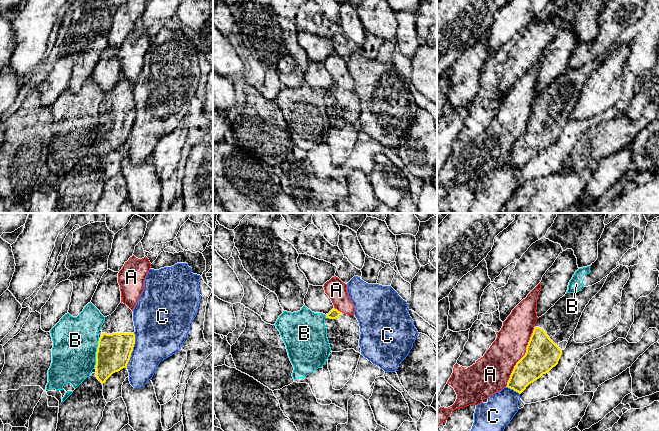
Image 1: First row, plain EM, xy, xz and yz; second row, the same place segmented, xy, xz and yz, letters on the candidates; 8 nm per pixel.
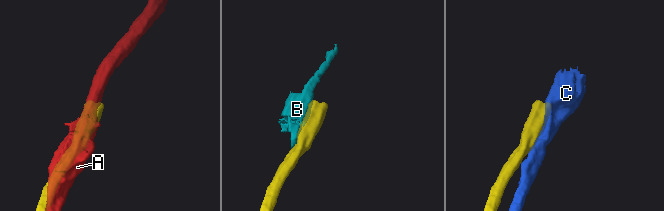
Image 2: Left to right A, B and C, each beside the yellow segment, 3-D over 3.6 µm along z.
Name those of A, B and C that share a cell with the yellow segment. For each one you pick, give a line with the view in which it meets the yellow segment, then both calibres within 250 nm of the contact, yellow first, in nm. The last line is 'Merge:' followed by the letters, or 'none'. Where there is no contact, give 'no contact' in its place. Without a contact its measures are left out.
Merge: none

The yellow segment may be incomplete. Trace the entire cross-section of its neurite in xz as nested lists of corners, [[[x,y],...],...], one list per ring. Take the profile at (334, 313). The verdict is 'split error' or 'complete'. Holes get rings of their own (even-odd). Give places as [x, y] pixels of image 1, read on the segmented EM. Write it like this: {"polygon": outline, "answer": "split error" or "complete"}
{"polygon": [[[333,308],[326,314],[325,325],[332,352],[354,349],[361,353],[359,346],[361,332],[355,315],[347,315]]], "answer": "split error"}

